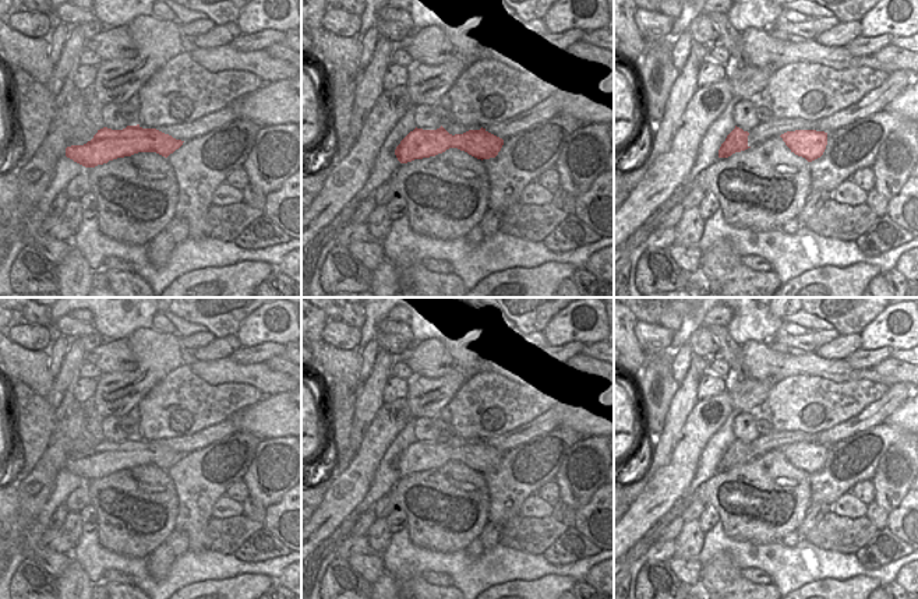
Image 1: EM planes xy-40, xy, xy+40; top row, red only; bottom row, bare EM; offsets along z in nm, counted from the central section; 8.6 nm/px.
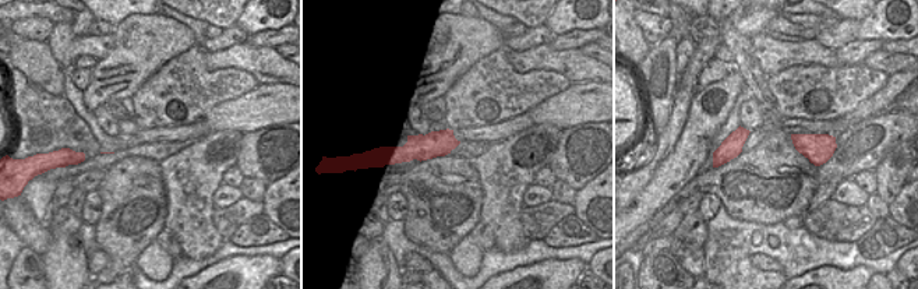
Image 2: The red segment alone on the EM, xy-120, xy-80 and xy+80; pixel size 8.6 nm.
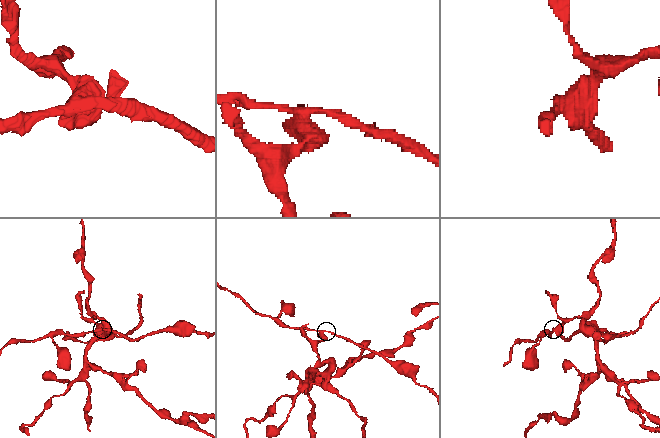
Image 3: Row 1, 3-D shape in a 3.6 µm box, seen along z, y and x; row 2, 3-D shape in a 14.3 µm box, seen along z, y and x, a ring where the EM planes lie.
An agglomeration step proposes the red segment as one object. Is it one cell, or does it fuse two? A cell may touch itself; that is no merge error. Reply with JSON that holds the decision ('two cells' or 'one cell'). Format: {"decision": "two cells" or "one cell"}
{"decision": "two cells"}

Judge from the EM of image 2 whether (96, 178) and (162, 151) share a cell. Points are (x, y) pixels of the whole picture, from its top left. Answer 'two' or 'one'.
two

